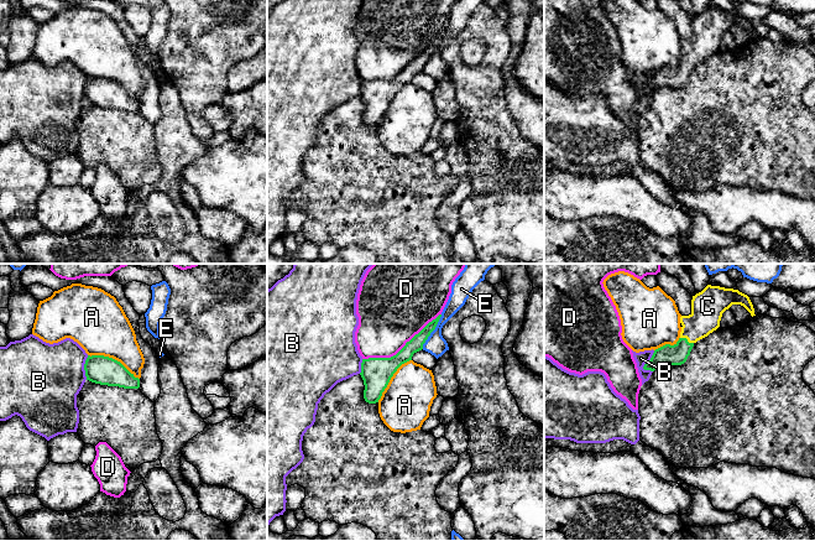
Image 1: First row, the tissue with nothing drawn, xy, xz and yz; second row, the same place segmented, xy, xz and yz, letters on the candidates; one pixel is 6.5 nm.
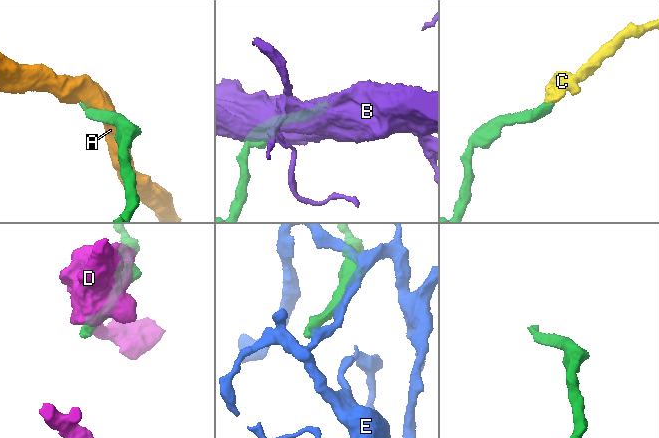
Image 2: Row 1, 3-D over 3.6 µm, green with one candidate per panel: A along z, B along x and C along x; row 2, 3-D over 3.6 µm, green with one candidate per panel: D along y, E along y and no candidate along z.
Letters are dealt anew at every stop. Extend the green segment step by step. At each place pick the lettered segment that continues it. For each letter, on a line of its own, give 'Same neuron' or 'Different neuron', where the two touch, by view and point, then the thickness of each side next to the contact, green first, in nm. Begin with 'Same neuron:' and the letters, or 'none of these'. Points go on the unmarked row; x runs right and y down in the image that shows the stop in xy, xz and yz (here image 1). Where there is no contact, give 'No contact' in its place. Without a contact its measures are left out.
Same neuron: C
A: Different neuron. Touches green at xy (114, 82). Thickness 190 nm (green) against 360 nm
B: Different neuron. Touches green at yz (649, 83). Thickness 140 nm (green) against 90 nm
C: Same neuron. Touches green at yz (686, 62). Thickness 140 nm (green) against 200 nm
D: Different neuron. Touches green at xz (402, 71). Thickness 200 nm (green) against 420 nm
E: Different neuron. Touches green at xz (432, 53). Thickness 90 nm (green) against 140 nm

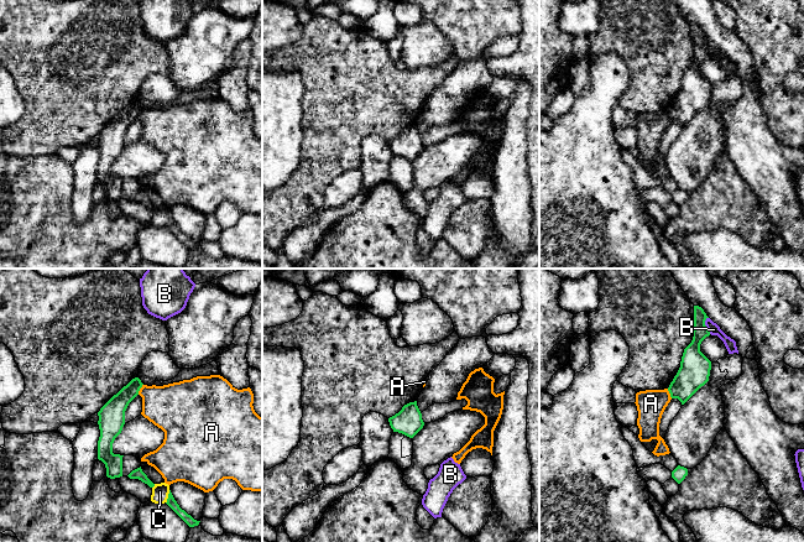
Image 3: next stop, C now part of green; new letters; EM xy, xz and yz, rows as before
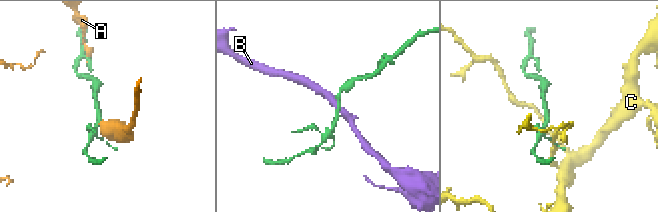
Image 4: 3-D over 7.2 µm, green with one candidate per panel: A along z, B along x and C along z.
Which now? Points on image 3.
Same neuron: none of these
A: Different neuron. Touches green at xy (140, 110). Thickness 160 nm (green) against 320 nm
B: Different neuron. Touches green at yz (705, 48). Thickness 160 nm (green) against 70 nm
C: Different neuron. Touches green at xy (168, 219). Thickness 60 nm (green) against 110 nm

